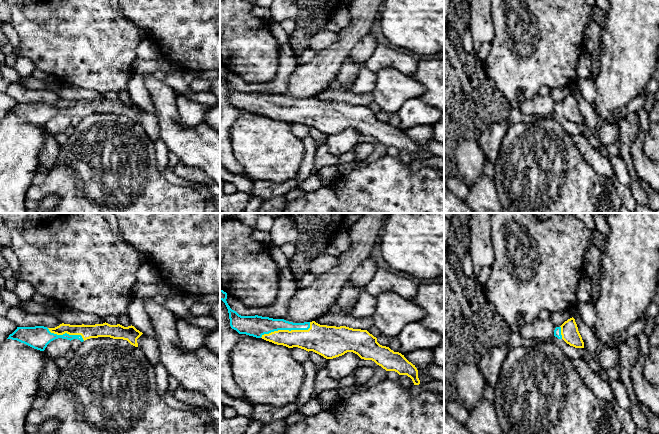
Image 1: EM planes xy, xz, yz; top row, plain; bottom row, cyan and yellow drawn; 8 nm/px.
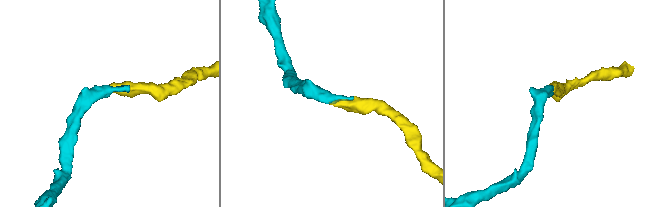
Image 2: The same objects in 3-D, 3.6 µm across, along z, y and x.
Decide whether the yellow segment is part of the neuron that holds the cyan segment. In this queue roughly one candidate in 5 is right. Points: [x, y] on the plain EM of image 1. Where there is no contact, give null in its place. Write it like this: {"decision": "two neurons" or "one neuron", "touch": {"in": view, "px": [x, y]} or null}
{"decision": "one neuron", "touch": {"in": "xz", "px": [287, 105]}}

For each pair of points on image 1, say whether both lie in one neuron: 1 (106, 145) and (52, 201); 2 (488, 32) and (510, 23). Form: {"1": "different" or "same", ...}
{"1": "same", "2": "different"}

